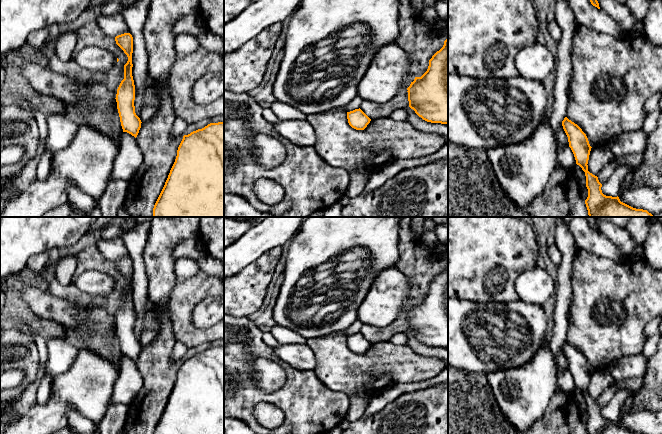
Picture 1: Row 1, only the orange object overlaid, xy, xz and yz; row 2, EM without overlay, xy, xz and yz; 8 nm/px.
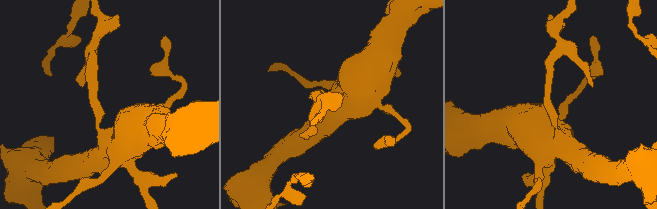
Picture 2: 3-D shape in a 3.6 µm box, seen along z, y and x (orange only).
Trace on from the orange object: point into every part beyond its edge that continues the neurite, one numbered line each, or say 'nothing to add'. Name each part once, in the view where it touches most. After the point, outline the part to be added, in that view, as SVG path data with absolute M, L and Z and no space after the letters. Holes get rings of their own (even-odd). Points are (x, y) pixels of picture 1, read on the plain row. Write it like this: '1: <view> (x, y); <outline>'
nothing to add

